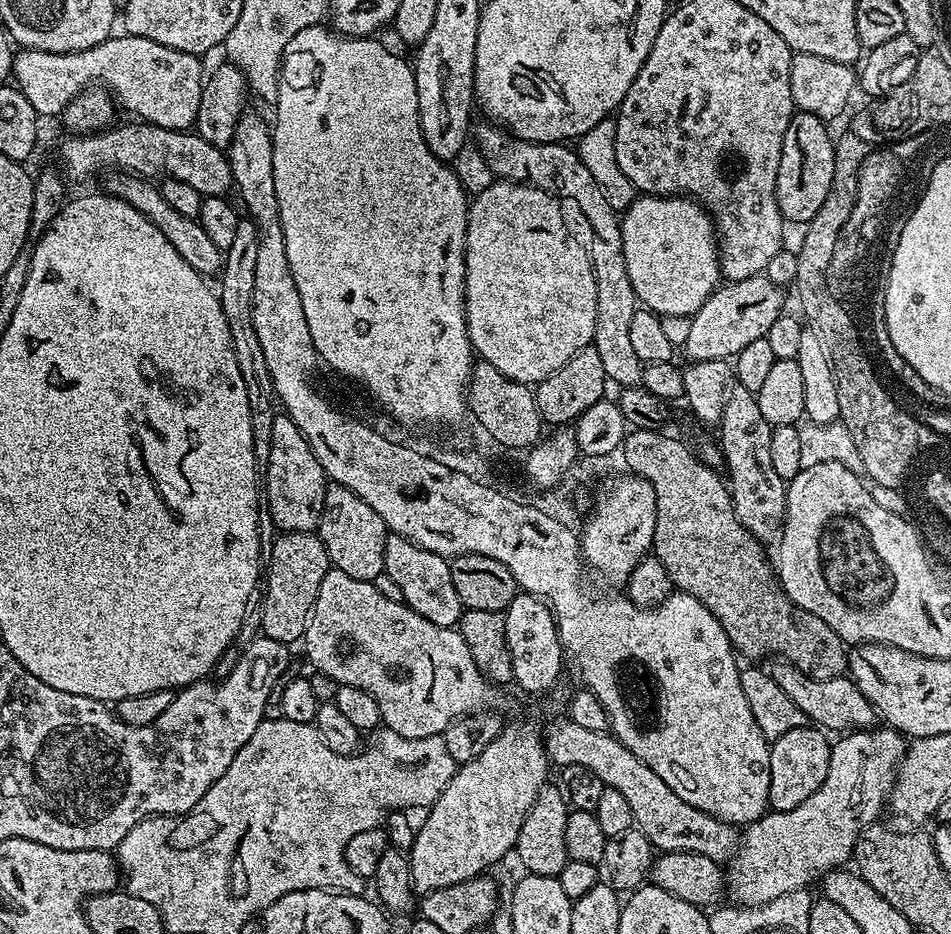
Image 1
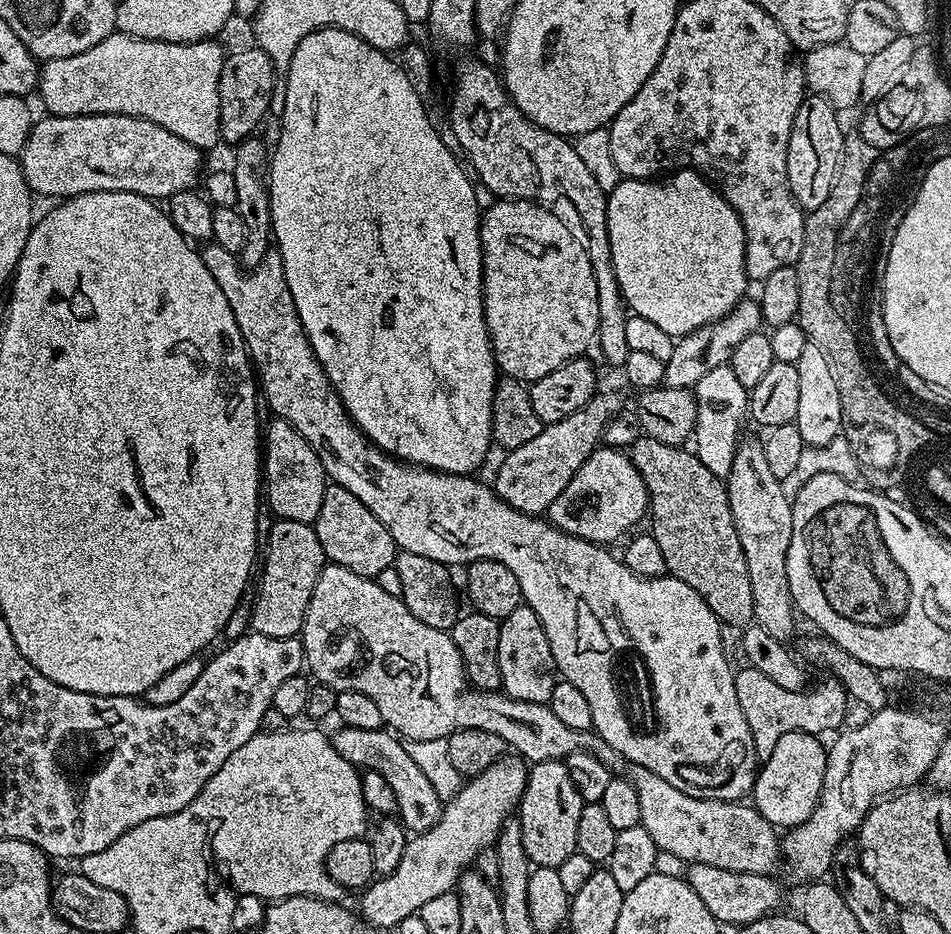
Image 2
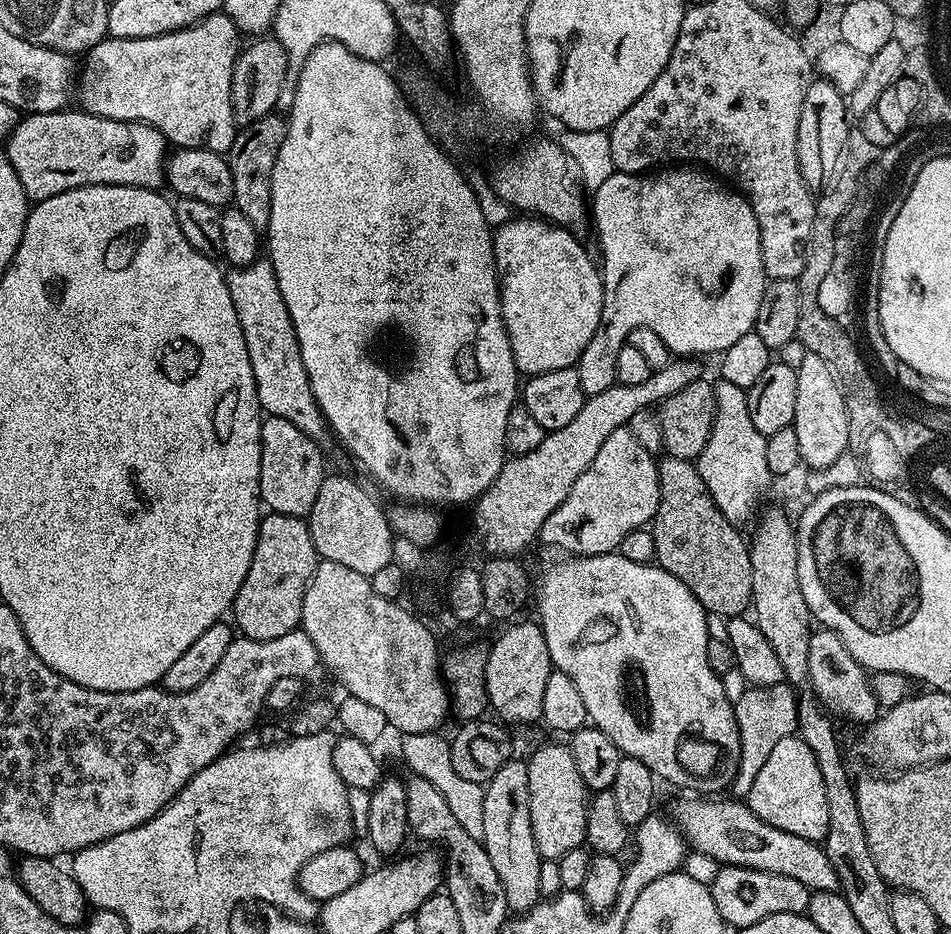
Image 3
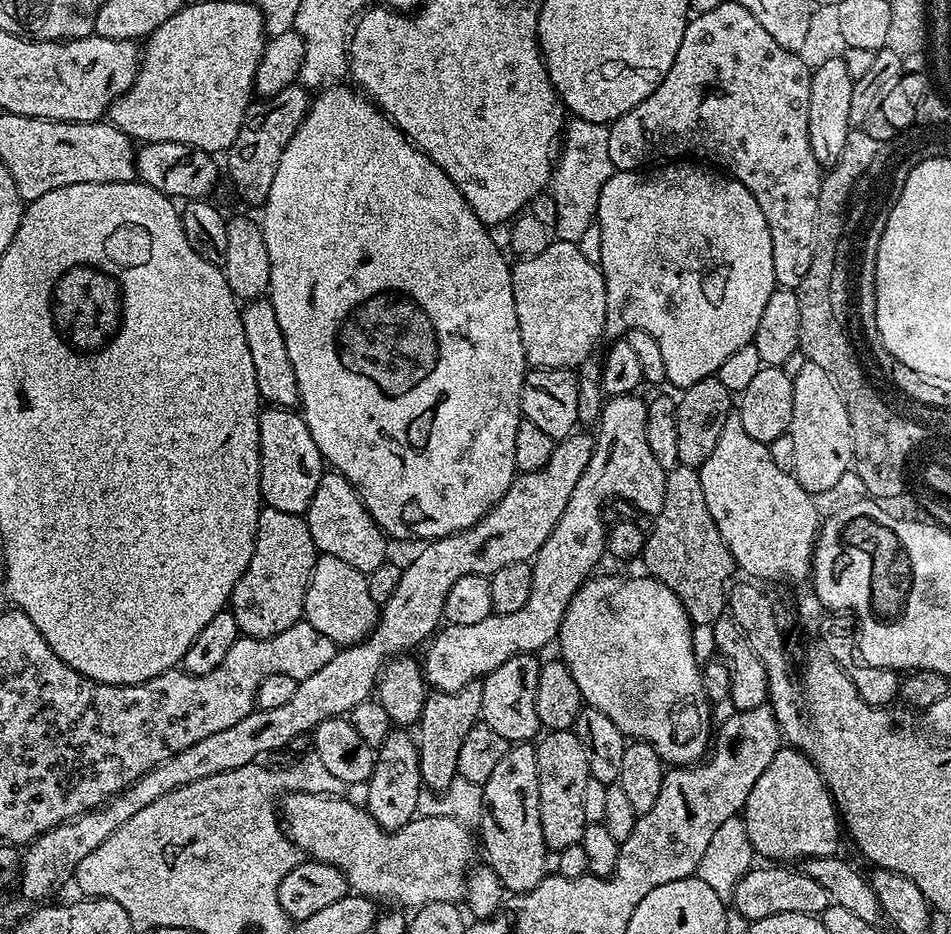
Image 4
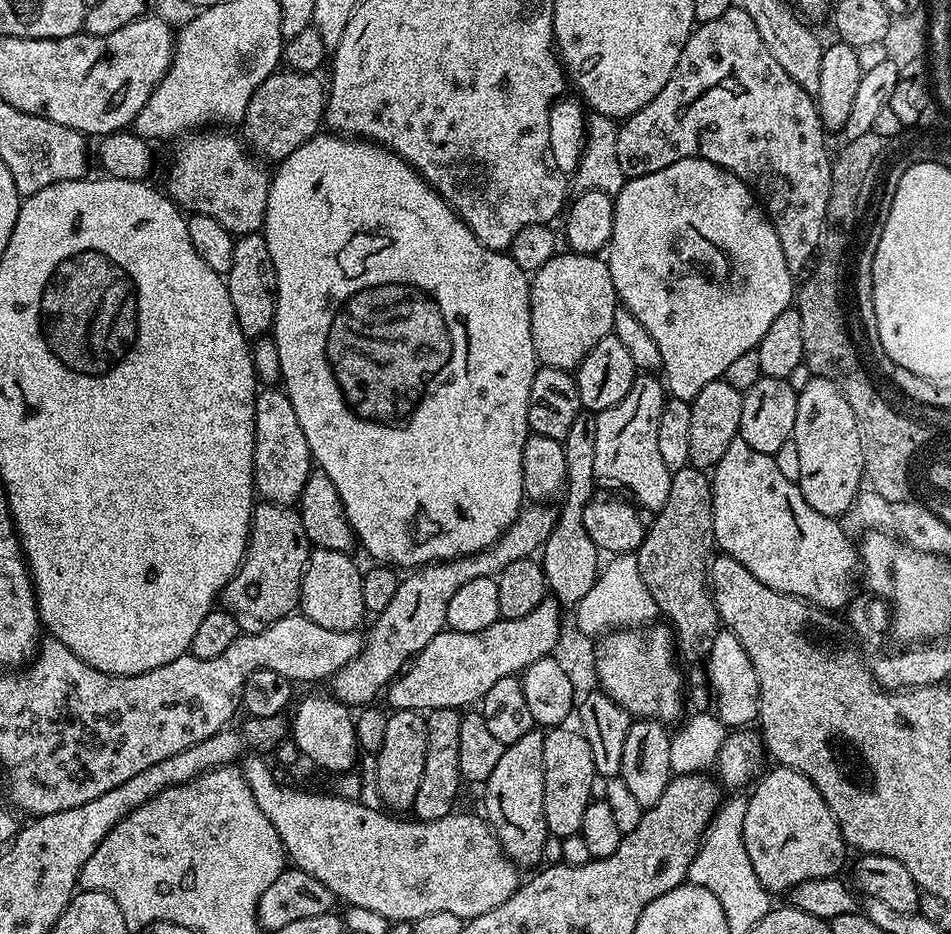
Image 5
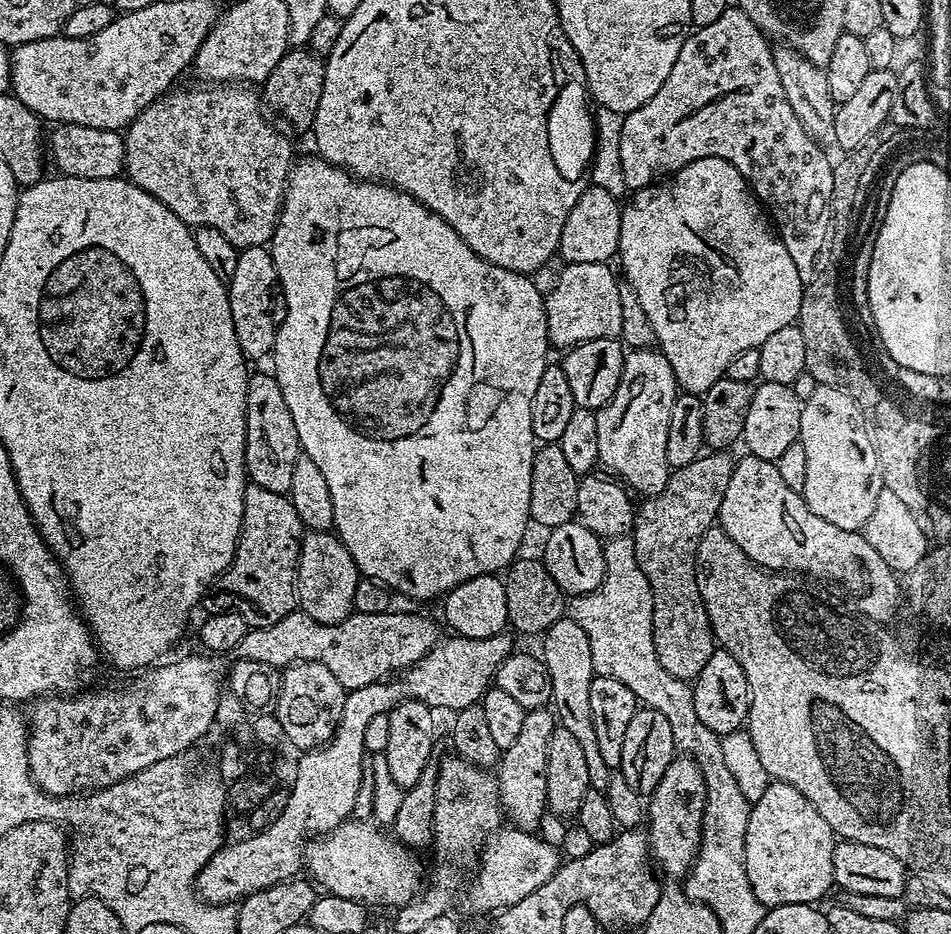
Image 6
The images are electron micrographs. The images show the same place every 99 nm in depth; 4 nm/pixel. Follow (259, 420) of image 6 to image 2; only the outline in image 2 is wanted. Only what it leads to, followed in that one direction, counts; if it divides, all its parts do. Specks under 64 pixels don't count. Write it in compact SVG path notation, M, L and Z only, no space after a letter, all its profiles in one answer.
M279 418L269 419L262 432L262 484L273 517L303 524L312 524L318 518L326 487L324 467L310 442L306 442L290 422Z

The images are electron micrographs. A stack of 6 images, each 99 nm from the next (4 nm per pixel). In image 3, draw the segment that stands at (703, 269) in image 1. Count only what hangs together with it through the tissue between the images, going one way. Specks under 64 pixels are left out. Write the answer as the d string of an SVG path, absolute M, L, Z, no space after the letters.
M668 166L663 170L649 171L647 174L613 171L612 176L606 178L606 182L602 182L602 186L598 186L596 192L591 193L590 220L594 225L594 232L596 228L596 236L600 239L600 252L604 255L604 264L602 263L604 305L602 306L602 318L598 322L598 330L594 330L594 338L590 338L590 342L586 342L586 350L582 350L580 361L574 366L578 370L578 382L582 382L585 397L602 394L602 390L606 390L611 384L616 383L614 366L618 359L618 350L622 350L622 346L628 342L630 330L635 328L654 330L654 334L658 334L658 338L662 338L662 342L666 342L673 357L701 358L700 356L708 356L711 352L722 354L730 346L734 346L734 342L738 342L738 338L742 338L742 334L755 329L758 306L762 306L762 294L766 283L758 218L754 218L754 210L750 206L747 196L731 187L723 188L719 184L721 181L715 175L709 174L707 171L699 172L699 170L704 171L696 166Z

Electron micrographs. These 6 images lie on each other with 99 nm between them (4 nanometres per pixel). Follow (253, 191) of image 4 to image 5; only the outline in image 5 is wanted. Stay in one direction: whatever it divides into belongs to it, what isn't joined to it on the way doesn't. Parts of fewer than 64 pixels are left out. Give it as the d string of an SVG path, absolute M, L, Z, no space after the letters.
M284 68L273 72L258 86L250 98L240 130L245 145L263 161L277 164L286 159L298 146L317 135L323 125L327 93L323 81L315 73L296 72Z

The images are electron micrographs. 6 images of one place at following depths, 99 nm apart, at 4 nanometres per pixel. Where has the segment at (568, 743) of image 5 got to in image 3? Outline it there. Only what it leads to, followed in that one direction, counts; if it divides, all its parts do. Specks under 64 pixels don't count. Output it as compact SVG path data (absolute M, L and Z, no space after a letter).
M567 743L544 744L532 757L527 757L526 763L530 778L530 830L534 830L534 846L538 846L541 861L558 861L562 854L570 854L570 850L585 843L590 793L584 787L582 774L578 774L578 765L574 762L574 754Z

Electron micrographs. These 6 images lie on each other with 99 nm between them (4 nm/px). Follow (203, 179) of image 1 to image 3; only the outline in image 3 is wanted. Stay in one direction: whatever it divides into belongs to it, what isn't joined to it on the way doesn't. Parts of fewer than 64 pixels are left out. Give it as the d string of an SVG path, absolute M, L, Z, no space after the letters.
M83 110L68 112L34 112L17 119L14 130L8 135L6 151L14 174L22 182L29 198L42 201L66 190L74 190L91 184L113 184L131 188L159 189L165 183L164 166L170 145L154 126L142 122L122 122L101 116L91 116Z

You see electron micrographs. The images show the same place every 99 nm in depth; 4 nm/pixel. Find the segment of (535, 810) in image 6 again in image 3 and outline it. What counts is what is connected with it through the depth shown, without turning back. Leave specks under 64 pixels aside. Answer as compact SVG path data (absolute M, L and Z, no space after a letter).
M523 759L508 760L485 787L482 843L502 882L509 909L516 914L529 912L542 899L539 886L541 859L538 846L534 846L534 830L530 830L530 778L527 763Z

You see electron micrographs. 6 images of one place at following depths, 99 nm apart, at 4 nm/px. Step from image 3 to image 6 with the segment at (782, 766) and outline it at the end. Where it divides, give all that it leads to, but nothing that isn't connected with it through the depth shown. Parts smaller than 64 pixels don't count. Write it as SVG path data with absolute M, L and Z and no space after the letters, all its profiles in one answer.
M772 780L766 794L752 804L750 822L746 822L746 878L754 890L754 898L764 904L765 909L795 904L815 905L828 891L833 891L834 850L838 837L832 827L814 810L814 802L785 780Z

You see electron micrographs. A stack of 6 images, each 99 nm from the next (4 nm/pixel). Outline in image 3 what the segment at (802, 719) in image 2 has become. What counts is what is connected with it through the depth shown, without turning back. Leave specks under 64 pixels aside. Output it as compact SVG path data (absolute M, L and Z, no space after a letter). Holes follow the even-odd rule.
M821 627L813 631L810 646L814 650L832 648L832 660L817 659L812 666L810 688L816 699L833 717L845 716L861 726L871 724L882 711L880 703L872 689L869 673L853 658L850 650L846 650L842 638L834 630ZM785 682L761 688L748 686L745 689L745 692L734 700L736 725L740 735L740 761L730 792L736 798L747 797L750 786L754 786L754 778L758 778L758 770L762 770L762 765L766 762L766 757L773 752L775 744L797 731L798 696L791 684Z

